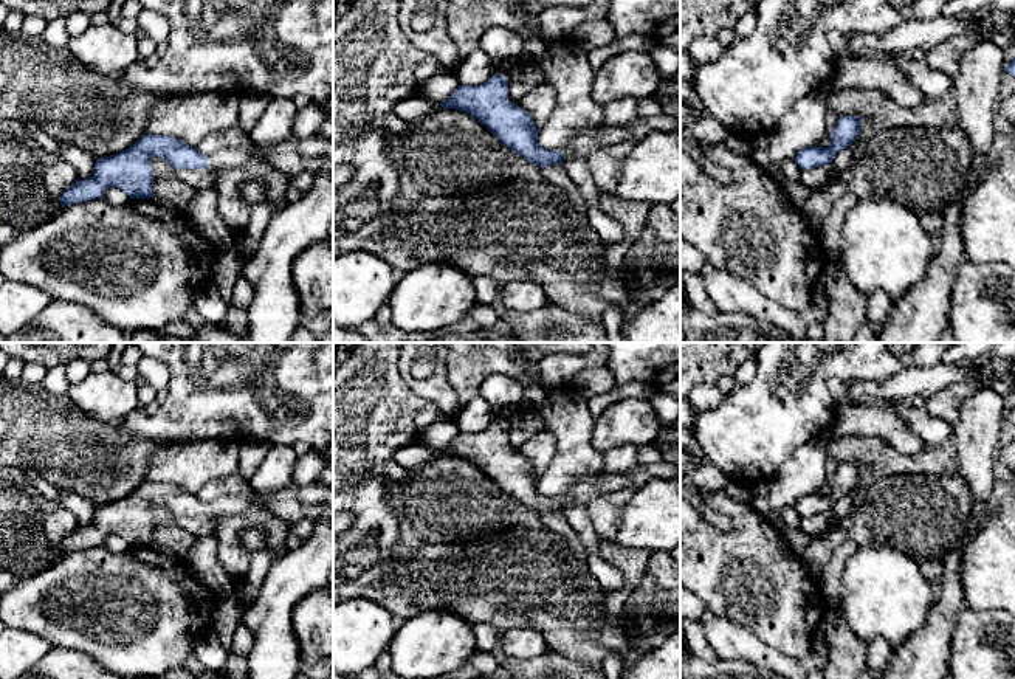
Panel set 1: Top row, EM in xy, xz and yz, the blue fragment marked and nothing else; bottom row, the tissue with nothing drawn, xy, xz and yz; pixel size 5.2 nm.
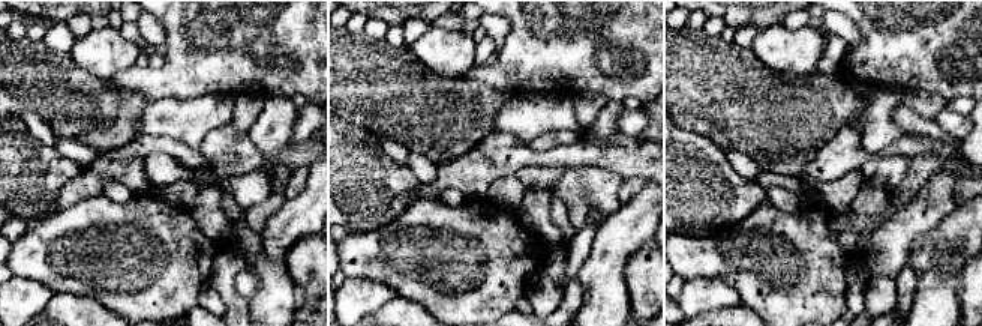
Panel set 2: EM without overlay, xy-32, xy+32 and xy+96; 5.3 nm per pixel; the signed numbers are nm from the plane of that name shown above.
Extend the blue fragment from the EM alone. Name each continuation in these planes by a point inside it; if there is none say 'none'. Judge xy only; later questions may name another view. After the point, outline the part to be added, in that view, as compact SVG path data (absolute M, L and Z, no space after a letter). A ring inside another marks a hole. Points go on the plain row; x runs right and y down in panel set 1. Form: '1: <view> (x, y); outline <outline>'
1: xy (312, 503); outline M318 482L305 487L291 484L276 495L256 491L253 498L242 495L222 496L208 502L208 516L218 518L242 513L251 504L262 504L288 526L302 521L316 524L319 519L333 522L333 490Z

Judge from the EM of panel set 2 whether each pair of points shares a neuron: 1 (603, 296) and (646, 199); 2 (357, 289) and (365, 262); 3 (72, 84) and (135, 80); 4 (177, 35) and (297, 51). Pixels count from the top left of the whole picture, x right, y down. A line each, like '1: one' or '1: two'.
1: one
2: two
3: two
4: one

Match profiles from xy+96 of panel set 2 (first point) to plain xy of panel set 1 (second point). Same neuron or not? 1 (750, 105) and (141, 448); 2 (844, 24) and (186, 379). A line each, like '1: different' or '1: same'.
1: same
2: different

